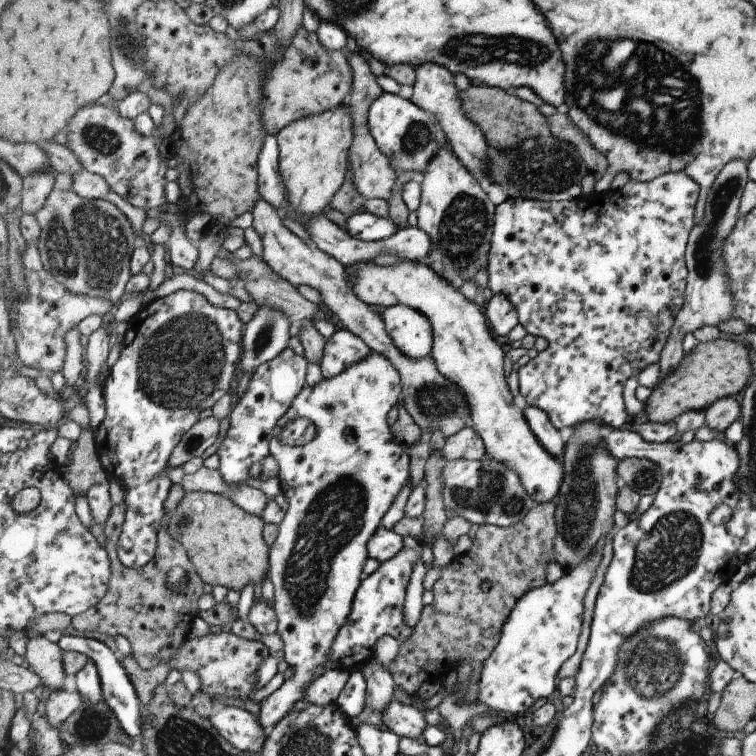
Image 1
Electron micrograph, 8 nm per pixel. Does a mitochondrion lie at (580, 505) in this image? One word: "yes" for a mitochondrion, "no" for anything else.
yes

